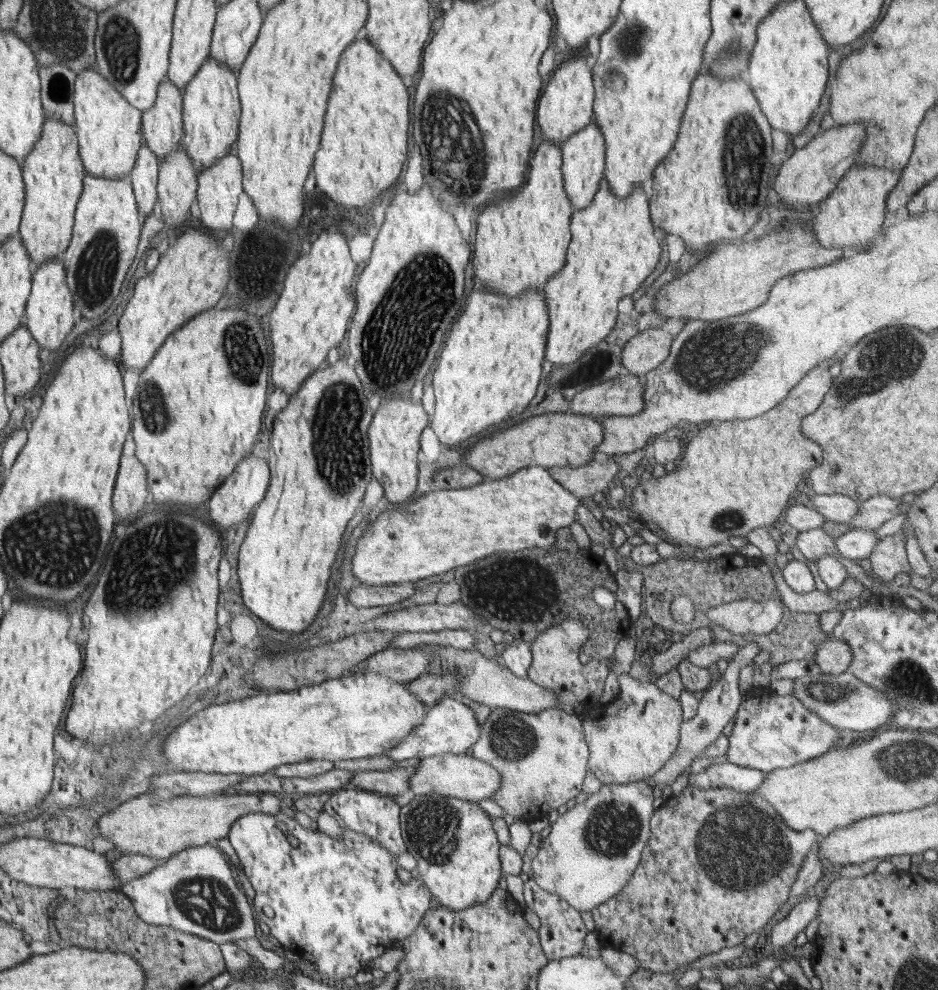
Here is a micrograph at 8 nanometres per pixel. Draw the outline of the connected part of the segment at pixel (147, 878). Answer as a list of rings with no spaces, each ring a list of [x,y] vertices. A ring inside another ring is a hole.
[[[210,845],[188,847],[160,861],[152,872],[123,883],[121,891],[129,897],[135,912],[148,924],[180,928],[215,944],[256,937],[254,912],[246,894],[236,884],[230,864],[220,848]]]

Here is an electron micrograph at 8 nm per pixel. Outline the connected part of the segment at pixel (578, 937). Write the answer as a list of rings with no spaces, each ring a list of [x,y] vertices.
[[[532,878],[524,884],[523,897],[525,906],[531,908],[539,916],[541,925],[537,932],[539,933],[540,944],[543,946],[543,952],[550,960],[581,955],[585,952],[584,939],[588,936],[589,931],[579,910],[576,910],[567,900],[556,893],[549,893],[544,890]]]

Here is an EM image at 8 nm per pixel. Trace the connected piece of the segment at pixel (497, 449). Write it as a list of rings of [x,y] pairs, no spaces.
[[[544,413],[527,418],[504,431],[480,439],[462,454],[462,464],[478,471],[486,480],[511,476],[529,467],[580,468],[593,461],[593,456],[604,440],[604,427],[596,416],[578,413]]]

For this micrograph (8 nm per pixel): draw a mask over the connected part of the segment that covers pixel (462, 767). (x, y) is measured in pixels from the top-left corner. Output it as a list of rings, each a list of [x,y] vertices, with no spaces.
[[[448,753],[420,759],[420,765],[415,767],[409,786],[416,795],[434,793],[476,803],[491,798],[499,790],[501,783],[503,777],[491,764],[478,760],[474,755]]]

